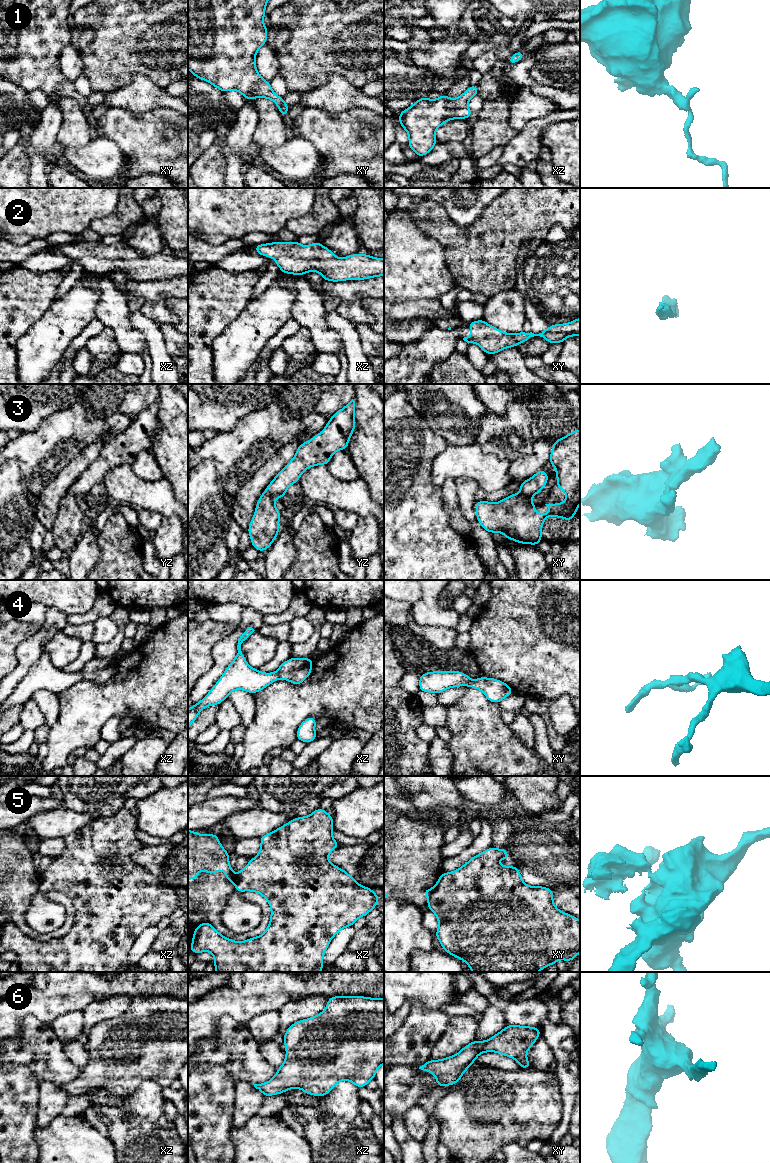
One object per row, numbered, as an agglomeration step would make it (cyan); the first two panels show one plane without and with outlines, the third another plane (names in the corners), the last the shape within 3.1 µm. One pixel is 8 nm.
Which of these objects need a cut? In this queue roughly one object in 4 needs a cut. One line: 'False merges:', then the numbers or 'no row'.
False merges: 3, 5

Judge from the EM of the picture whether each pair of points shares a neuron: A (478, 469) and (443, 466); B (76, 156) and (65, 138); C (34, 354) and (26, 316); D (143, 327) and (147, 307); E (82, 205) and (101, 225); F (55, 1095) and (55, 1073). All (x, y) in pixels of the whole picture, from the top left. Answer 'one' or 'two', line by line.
A: one
B: two
C: two
D: two
E: two
F: two

